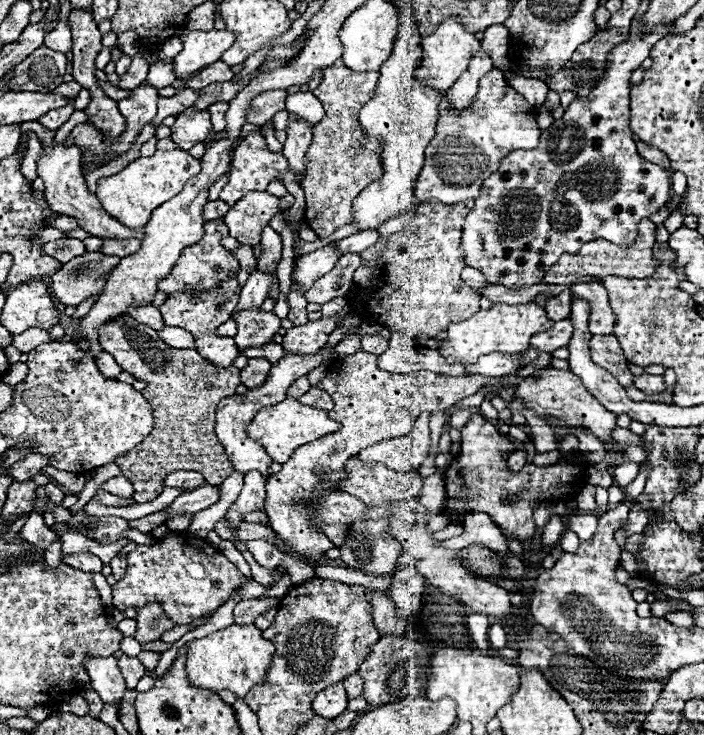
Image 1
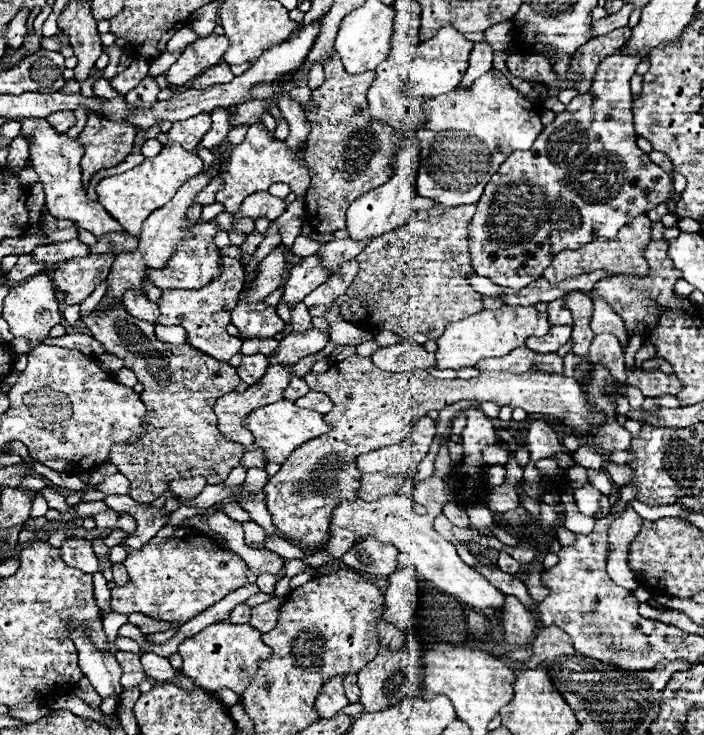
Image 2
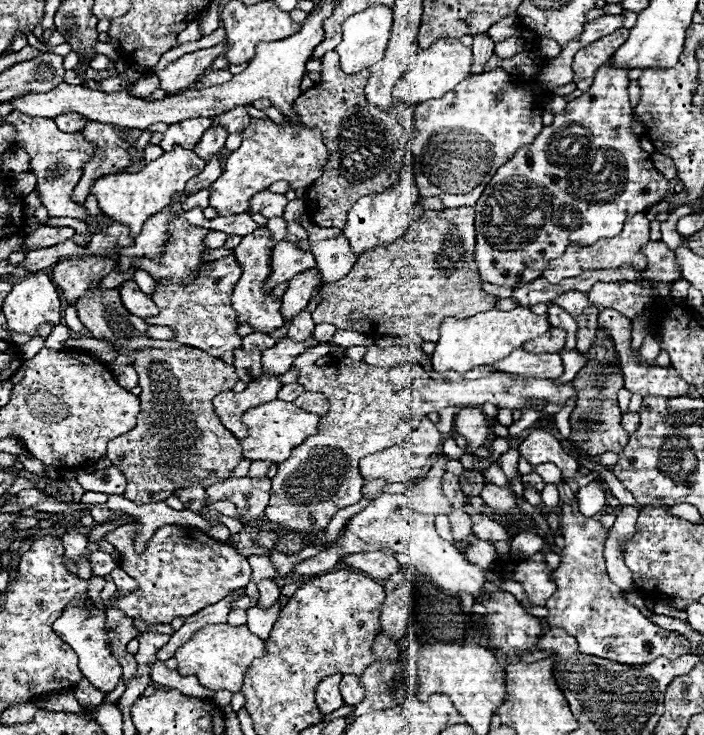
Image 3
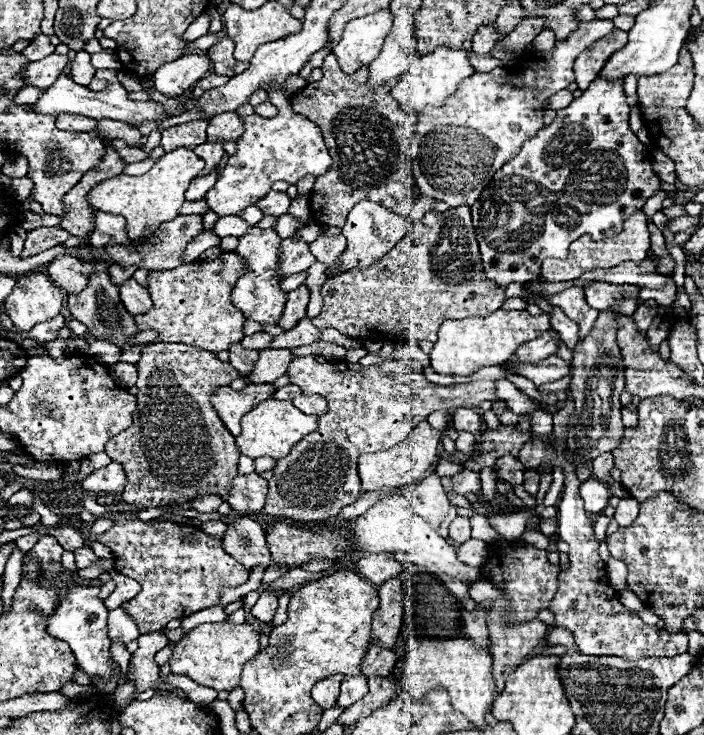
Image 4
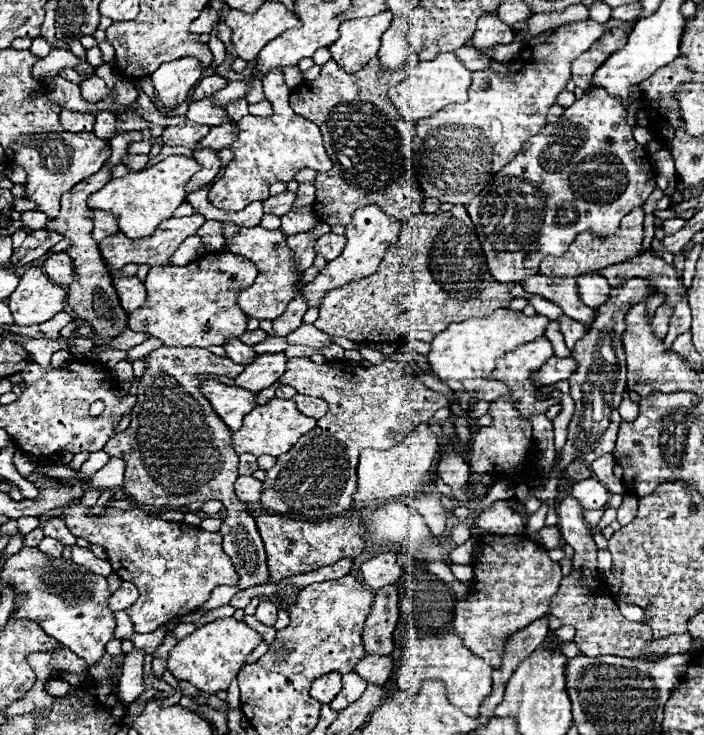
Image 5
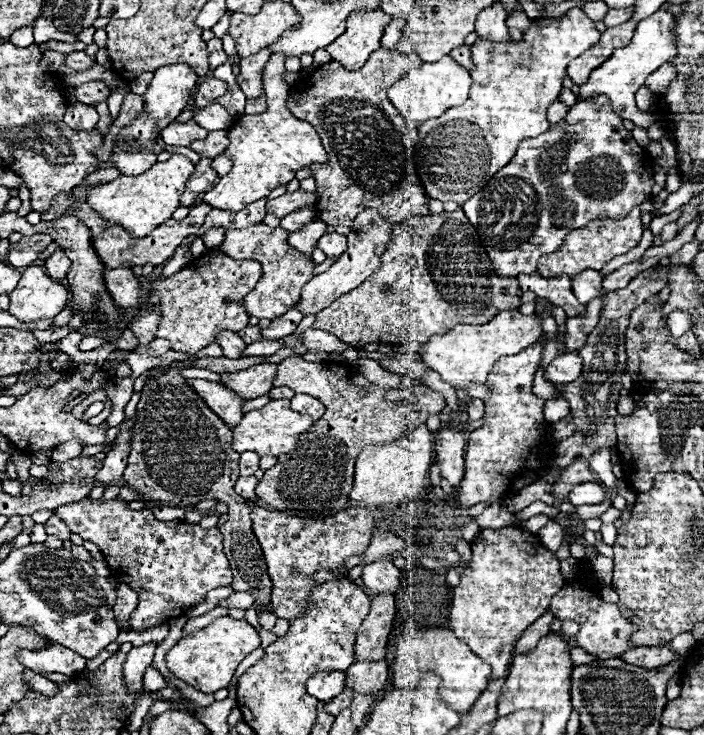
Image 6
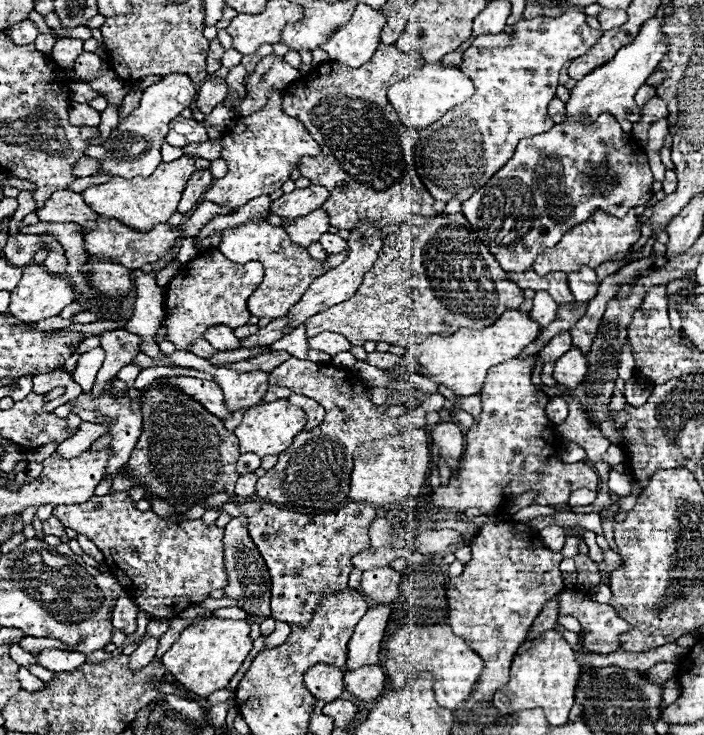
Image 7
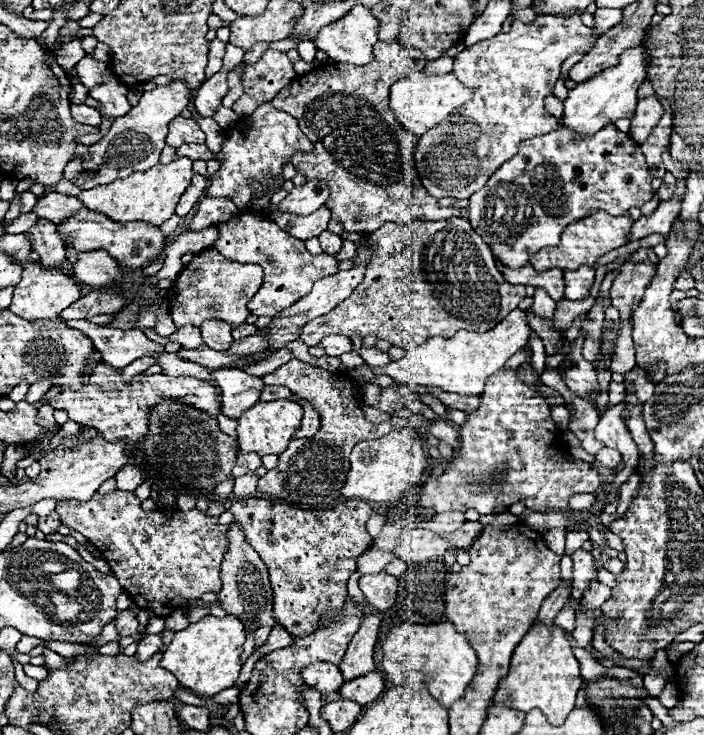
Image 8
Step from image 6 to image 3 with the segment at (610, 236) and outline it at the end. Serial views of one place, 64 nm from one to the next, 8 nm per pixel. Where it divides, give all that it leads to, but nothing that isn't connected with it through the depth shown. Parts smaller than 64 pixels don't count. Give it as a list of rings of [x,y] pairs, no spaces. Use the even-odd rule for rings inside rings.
[[[640,212],[640,214],[634,214],[632,218],[628,218],[628,222],[624,224],[624,230],[616,238],[604,238],[604,240],[598,240],[596,244],[590,244],[590,246],[572,244],[566,250],[564,258],[556,258],[556,260],[548,262],[542,276],[550,284],[558,284],[566,278],[580,276],[586,270],[610,270],[610,268],[620,268],[624,264],[630,264],[630,266],[644,270],[646,268],[646,256],[642,254],[642,248],[648,244],[648,224],[650,224],[650,220],[646,218],[644,212]]]

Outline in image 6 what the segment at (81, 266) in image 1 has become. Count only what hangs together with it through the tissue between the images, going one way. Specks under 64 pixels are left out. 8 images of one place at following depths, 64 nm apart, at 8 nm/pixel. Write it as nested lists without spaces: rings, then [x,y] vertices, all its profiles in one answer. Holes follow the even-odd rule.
[[[56,250],[56,252],[44,262],[44,266],[46,266],[46,272],[48,272],[52,278],[64,280],[64,278],[66,278],[66,272],[68,272],[68,268],[70,268],[70,260],[66,258],[66,254],[64,254],[62,250]]]

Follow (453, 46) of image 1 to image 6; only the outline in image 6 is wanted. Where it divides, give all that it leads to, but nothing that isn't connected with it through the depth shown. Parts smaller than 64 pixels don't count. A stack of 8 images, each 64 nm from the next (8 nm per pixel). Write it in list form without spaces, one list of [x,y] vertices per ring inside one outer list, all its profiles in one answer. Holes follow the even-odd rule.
[[[444,56],[438,62],[432,62],[432,64],[424,62],[422,66],[412,68],[406,74],[406,78],[398,80],[398,86],[388,88],[388,98],[396,106],[396,110],[406,118],[406,122],[412,128],[418,128],[426,120],[432,120],[444,114],[444,110],[464,104],[470,96],[470,86],[472,86],[472,78],[468,70],[456,64],[450,56]]]

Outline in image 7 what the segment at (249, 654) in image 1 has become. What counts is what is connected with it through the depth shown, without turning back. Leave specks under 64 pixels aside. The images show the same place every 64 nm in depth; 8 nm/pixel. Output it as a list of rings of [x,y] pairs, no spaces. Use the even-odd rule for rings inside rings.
[[[208,618],[198,624],[188,626],[172,648],[162,656],[162,664],[174,678],[192,694],[208,698],[212,692],[228,688],[234,674],[240,670],[244,658],[252,650],[252,640],[248,638],[250,626],[246,620],[232,618]]]

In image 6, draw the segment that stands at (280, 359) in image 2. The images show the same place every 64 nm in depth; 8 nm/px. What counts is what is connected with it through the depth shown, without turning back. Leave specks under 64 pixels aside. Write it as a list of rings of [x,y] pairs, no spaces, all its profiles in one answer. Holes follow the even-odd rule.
[[[256,364],[248,370],[236,372],[236,374],[220,374],[222,384],[238,394],[244,400],[254,400],[270,392],[272,380],[276,376],[274,364]]]

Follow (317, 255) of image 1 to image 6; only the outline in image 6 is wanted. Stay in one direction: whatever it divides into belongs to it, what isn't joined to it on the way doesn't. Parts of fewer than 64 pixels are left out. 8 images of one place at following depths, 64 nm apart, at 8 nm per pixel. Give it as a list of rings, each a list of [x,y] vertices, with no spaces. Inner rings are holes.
[[[290,308],[286,314],[282,314],[280,318],[272,320],[268,328],[264,328],[260,334],[260,340],[272,340],[272,338],[286,338],[288,334],[292,334],[298,326],[298,322],[302,320],[302,314],[296,308]]]

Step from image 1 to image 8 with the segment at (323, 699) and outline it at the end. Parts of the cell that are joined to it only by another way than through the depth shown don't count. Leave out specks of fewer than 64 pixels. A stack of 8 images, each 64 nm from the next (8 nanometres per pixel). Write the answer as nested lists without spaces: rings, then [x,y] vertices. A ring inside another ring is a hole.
[[[314,662],[312,666],[306,666],[300,674],[308,686],[320,690],[322,694],[334,694],[342,686],[342,674],[336,664]]]

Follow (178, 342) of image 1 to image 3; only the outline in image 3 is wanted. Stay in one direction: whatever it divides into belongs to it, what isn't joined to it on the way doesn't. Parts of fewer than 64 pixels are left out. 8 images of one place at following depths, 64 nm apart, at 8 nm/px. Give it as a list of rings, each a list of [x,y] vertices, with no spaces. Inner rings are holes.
[[[150,326],[146,330],[146,336],[152,338],[152,340],[172,340],[170,328],[160,328],[160,326]]]

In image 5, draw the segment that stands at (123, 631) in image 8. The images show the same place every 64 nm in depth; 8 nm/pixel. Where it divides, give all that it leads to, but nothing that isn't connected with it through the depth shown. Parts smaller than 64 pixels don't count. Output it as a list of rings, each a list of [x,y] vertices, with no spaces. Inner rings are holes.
[[[122,582],[122,586],[110,598],[110,608],[114,612],[128,610],[128,606],[132,606],[132,602],[136,602],[136,598],[138,598],[136,586],[132,582]]]

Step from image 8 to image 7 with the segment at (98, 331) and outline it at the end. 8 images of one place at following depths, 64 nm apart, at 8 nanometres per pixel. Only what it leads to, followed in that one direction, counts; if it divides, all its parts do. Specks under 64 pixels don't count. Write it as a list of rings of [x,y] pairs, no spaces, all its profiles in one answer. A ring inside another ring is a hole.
[[[54,316],[46,320],[41,320],[40,324],[38,324],[38,322],[29,324],[32,327],[38,328],[38,330],[62,330],[62,328],[66,328],[66,326],[72,326],[74,322],[72,322],[72,320],[64,322],[64,318],[60,318],[60,316]],[[106,330],[102,334],[98,334],[100,338],[100,346],[106,352],[104,364],[98,370],[92,394],[98,396],[102,392],[102,386],[106,380],[114,378],[118,374],[120,368],[128,366],[140,352],[142,352],[142,336],[132,334],[128,330]]]

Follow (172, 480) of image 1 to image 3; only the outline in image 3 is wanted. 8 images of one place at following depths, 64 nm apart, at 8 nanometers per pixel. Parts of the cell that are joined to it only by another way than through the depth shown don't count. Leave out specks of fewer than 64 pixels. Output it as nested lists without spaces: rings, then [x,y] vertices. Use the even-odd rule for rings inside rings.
[[[194,486],[192,490],[184,488],[178,492],[178,498],[186,504],[188,510],[192,512],[200,512],[202,508],[206,508],[210,502],[206,502],[206,492],[200,488],[200,486]]]

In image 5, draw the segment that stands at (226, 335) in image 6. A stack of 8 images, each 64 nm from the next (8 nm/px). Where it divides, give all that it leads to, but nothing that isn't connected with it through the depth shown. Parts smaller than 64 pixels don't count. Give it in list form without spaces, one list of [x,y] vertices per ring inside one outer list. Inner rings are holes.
[[[228,338],[228,342],[224,342],[224,350],[226,350],[226,356],[236,364],[250,364],[256,358],[252,348],[244,346],[240,338]]]

